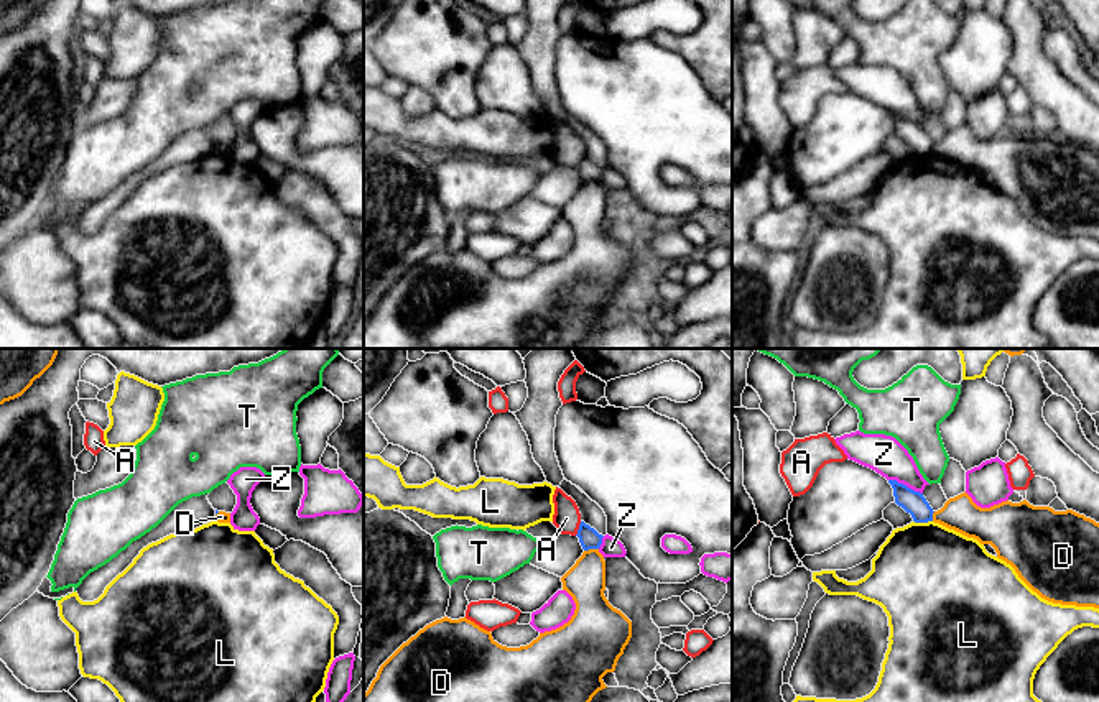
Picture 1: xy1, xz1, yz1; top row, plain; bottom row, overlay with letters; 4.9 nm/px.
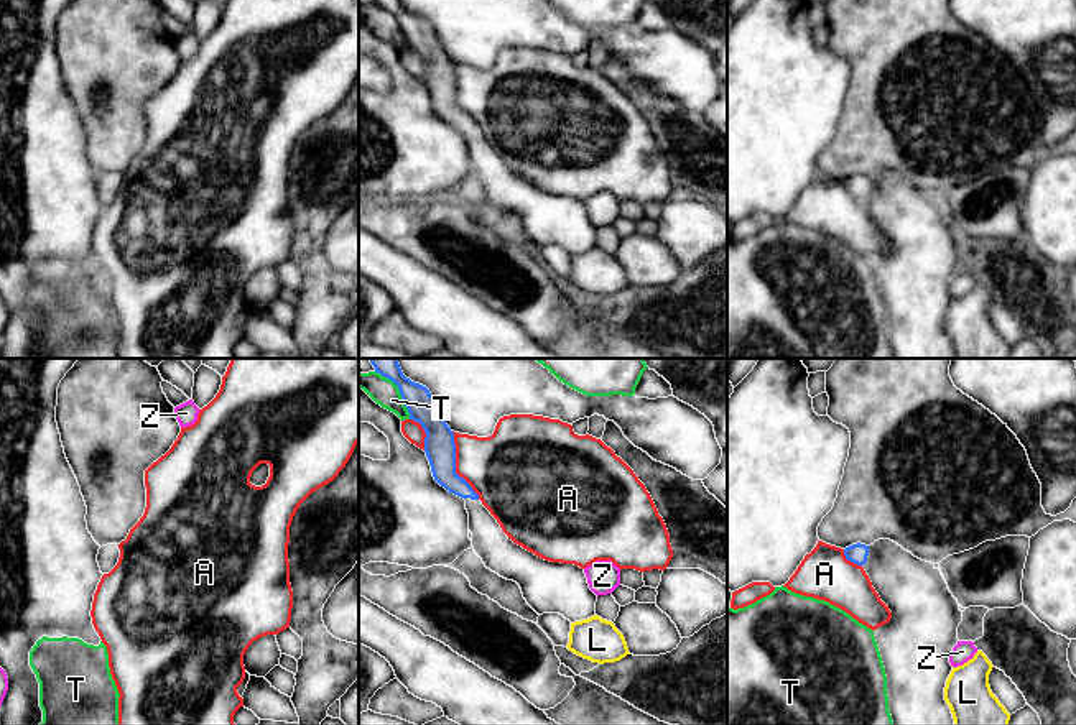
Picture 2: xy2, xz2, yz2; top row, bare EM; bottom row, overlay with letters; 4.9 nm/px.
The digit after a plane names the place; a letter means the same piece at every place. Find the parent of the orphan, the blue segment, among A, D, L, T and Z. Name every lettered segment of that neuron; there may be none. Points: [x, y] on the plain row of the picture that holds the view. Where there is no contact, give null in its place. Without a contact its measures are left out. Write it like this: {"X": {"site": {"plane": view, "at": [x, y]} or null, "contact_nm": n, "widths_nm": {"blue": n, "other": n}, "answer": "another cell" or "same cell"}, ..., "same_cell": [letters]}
{"A": {"site": {"plane": "xz2", "at": [454, 97]}, "contact_nm": 360, "widths_nm": {"blue": 150, "other": 360}, "answer": "another cell"}, "D": {"site": {"plane": "xz1", "at": [591, 180]}, "contact_nm": 70, "widths_nm": {"blue": 100, "other": 190}, "answer": "another cell"}, "L": {"site": {"plane": "yz1", "at": [923, 153]}, "contact_nm": 100, "widths_nm": {"blue": 110, "other": 500}, "answer": "another cell"}, "T": {"site": {"plane": "xz2", "at": [400, 23]}, "contact_nm": 300, "widths_nm": {"blue": 140, "other": 140}, "answer": "another cell"}, "Z": {"site": {"plane": "yz1", "at": [905, 117]}, "contact_nm": 180, "widths_nm": {"blue": 110, "other": 190}, "answer": "another cell"}, "same_cell": []}

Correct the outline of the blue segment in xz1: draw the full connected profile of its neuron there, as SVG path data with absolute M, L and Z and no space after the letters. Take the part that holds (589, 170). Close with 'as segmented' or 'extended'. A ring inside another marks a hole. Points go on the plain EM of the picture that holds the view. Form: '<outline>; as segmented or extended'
M581 153L576 168L579 169L579 174L584 182L599 181L602 176L602 169L604 169L602 166L599 166L594 159L586 156L584 153Z; as segmented

